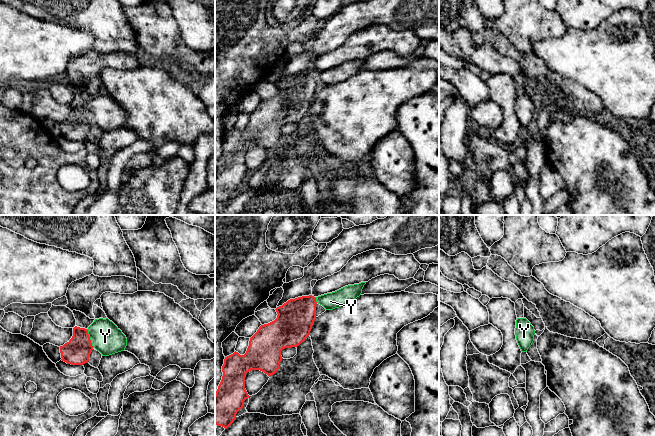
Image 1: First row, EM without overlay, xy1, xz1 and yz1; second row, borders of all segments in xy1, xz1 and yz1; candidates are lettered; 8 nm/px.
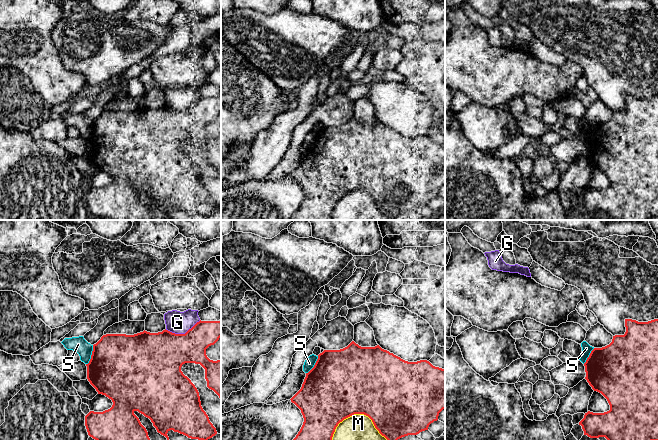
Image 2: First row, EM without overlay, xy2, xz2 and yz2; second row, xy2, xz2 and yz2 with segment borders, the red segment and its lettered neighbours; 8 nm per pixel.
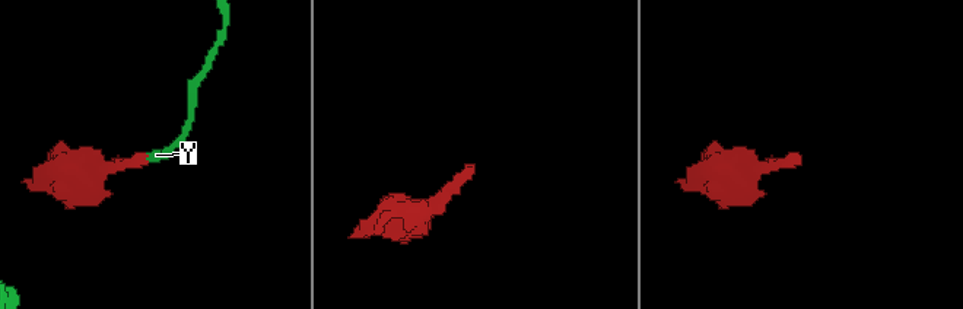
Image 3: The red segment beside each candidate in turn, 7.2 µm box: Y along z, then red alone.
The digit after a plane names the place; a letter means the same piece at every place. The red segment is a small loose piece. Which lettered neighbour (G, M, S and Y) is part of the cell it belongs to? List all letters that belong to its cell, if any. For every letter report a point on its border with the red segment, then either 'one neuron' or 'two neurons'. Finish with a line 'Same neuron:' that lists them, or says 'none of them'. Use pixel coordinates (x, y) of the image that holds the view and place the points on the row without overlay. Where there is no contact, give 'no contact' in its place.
G: xy2 (182, 110) | two neurons
M: xz2 (358, 189) | two neurons
S: xy2 (91, 131) | two neurons
Y: xy1 (89, 114) | one neuron
Same neuron: Y

